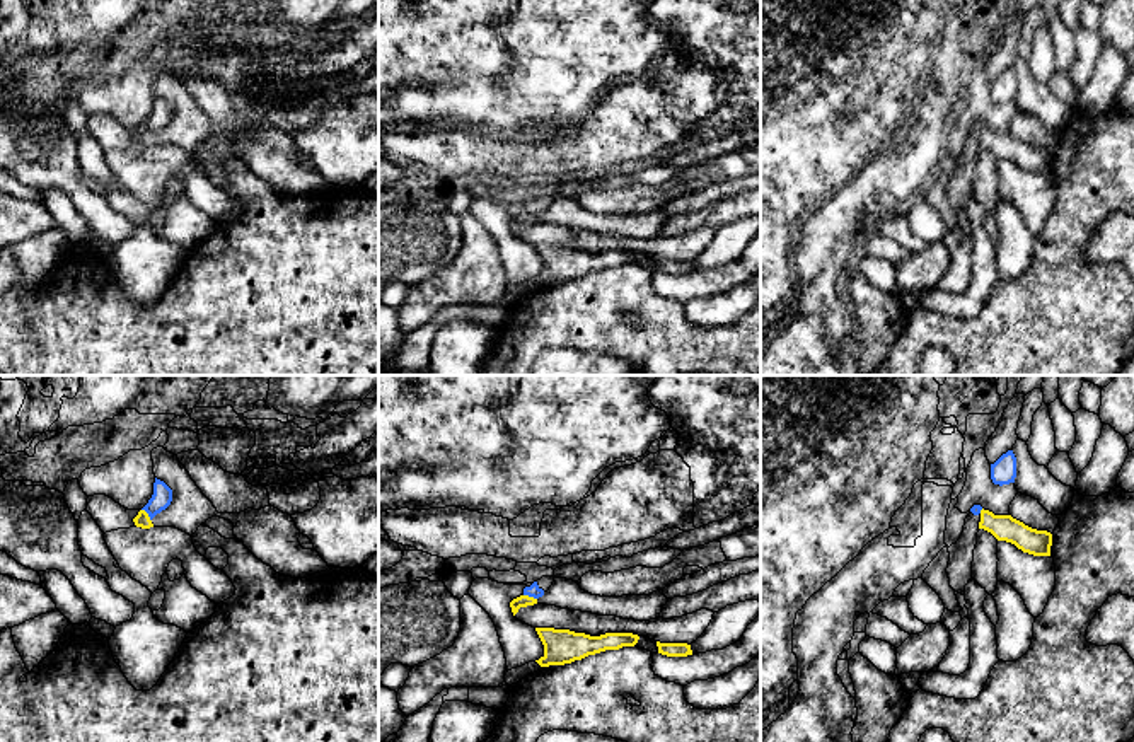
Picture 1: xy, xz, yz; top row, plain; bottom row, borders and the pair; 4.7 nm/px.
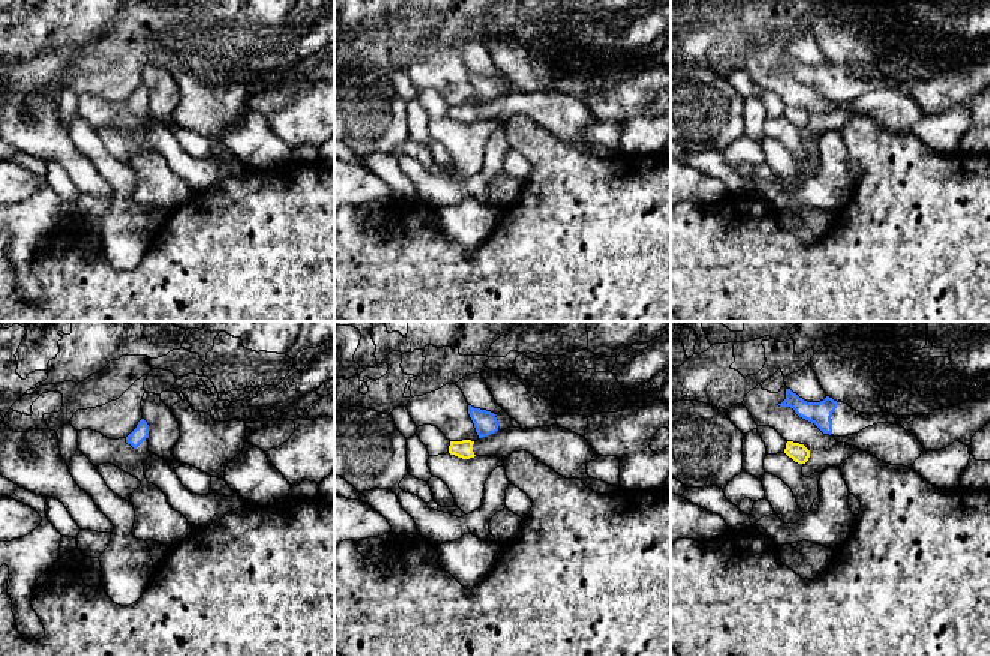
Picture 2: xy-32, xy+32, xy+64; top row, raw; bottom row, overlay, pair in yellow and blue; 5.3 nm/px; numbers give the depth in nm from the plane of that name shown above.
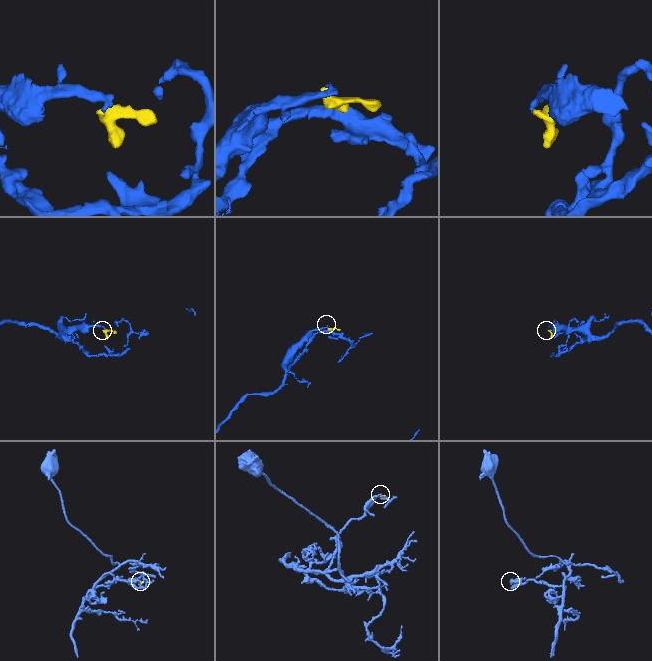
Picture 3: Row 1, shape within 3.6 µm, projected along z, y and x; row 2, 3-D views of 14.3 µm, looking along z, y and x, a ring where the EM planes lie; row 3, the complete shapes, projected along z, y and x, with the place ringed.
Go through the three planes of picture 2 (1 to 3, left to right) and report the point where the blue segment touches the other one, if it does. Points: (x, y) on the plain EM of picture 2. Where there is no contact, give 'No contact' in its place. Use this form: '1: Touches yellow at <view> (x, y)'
1: No contact
2: No contact
3: No contact

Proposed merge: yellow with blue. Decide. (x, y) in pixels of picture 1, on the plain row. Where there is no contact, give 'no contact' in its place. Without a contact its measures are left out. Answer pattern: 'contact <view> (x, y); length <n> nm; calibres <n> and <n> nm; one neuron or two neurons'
contact xy (147, 133); length 80 nm; calibres 70 and 100 nm; two neurons

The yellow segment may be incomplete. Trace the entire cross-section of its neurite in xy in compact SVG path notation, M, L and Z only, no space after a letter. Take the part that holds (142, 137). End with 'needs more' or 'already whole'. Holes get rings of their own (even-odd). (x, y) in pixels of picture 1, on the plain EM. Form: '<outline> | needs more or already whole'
M164 65L152 68L153 92L172 107L171 123L153 136L140 128L133 136L136 145L176 145L193 154L211 135L234 142L234 154L264 183L292 196L307 196L326 189L329 184L317 169L304 167L298 160L300 148L292 133L275 125L247 126L240 131L218 131L213 121L191 97L177 73Z | needs more

